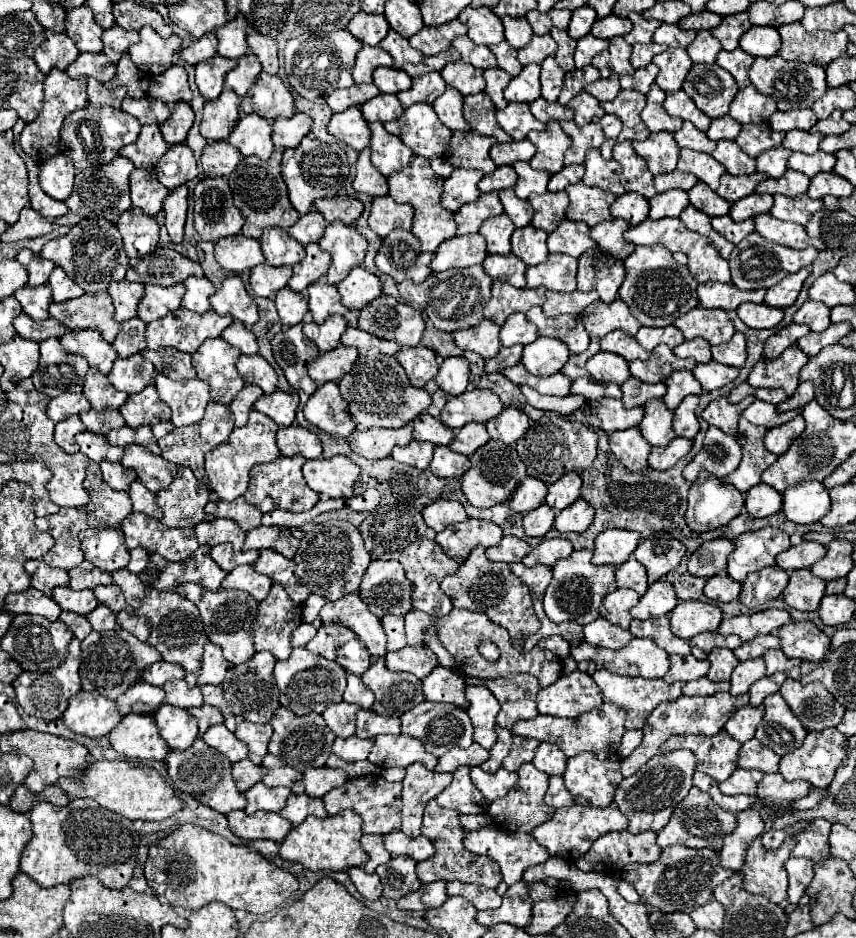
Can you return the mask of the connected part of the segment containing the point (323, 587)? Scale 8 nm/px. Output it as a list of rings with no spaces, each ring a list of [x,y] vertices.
[[[331,520],[325,524],[317,524],[305,534],[293,560],[297,564],[295,574],[313,594],[319,594],[327,600],[339,600],[345,594],[359,590],[361,578],[371,562],[371,556],[365,550],[363,538],[353,524],[343,520]]]

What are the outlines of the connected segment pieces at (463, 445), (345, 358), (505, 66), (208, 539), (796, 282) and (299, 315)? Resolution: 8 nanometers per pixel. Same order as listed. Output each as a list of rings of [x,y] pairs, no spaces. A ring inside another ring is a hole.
[[[469,422],[467,426],[463,426],[455,440],[451,442],[451,450],[455,450],[457,454],[465,454],[465,456],[471,456],[477,452],[477,448],[481,448],[485,442],[489,440],[489,434],[487,434],[487,428],[485,424],[479,424],[479,422]]]
[[[339,346],[329,352],[321,352],[309,366],[309,376],[321,386],[329,380],[339,382],[357,360],[357,348]]]
[[[501,42],[491,46],[491,52],[497,56],[497,64],[501,70],[505,70],[509,76],[517,76],[523,66],[517,60],[517,50],[509,42]]]
[[[215,518],[211,522],[199,522],[195,526],[195,536],[199,544],[217,546],[217,544],[229,542],[233,544],[235,550],[241,550],[243,540],[245,540],[245,532],[235,522],[223,520],[223,518]]]
[[[811,266],[799,270],[797,274],[791,274],[791,276],[783,278],[777,286],[771,286],[771,288],[767,290],[765,304],[777,306],[777,308],[787,308],[787,306],[791,306],[791,304],[797,300],[799,292],[801,292],[801,286],[803,286],[803,282],[805,282],[805,278],[807,278],[809,274],[811,274]]]
[[[283,288],[283,290],[277,292],[275,306],[277,306],[277,312],[279,312],[283,328],[291,328],[291,326],[303,322],[305,314],[309,312],[305,296],[293,292],[291,288]]]

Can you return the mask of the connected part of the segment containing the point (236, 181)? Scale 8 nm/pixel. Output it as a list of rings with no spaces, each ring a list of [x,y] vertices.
[[[277,148],[269,160],[259,160],[255,156],[249,156],[239,166],[241,176],[237,178],[237,168],[229,176],[229,186],[233,190],[233,202],[245,218],[245,224],[241,230],[243,236],[261,238],[265,228],[279,226],[283,230],[289,230],[299,220],[299,212],[291,206],[289,196],[287,196],[287,186],[281,178],[281,154],[283,152]]]

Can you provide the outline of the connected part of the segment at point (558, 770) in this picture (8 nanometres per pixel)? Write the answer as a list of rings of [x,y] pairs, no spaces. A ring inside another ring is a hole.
[[[543,742],[537,748],[533,764],[537,766],[537,770],[541,770],[541,772],[545,772],[549,776],[553,776],[553,774],[561,776],[565,772],[565,766],[567,766],[567,756],[555,744]]]

